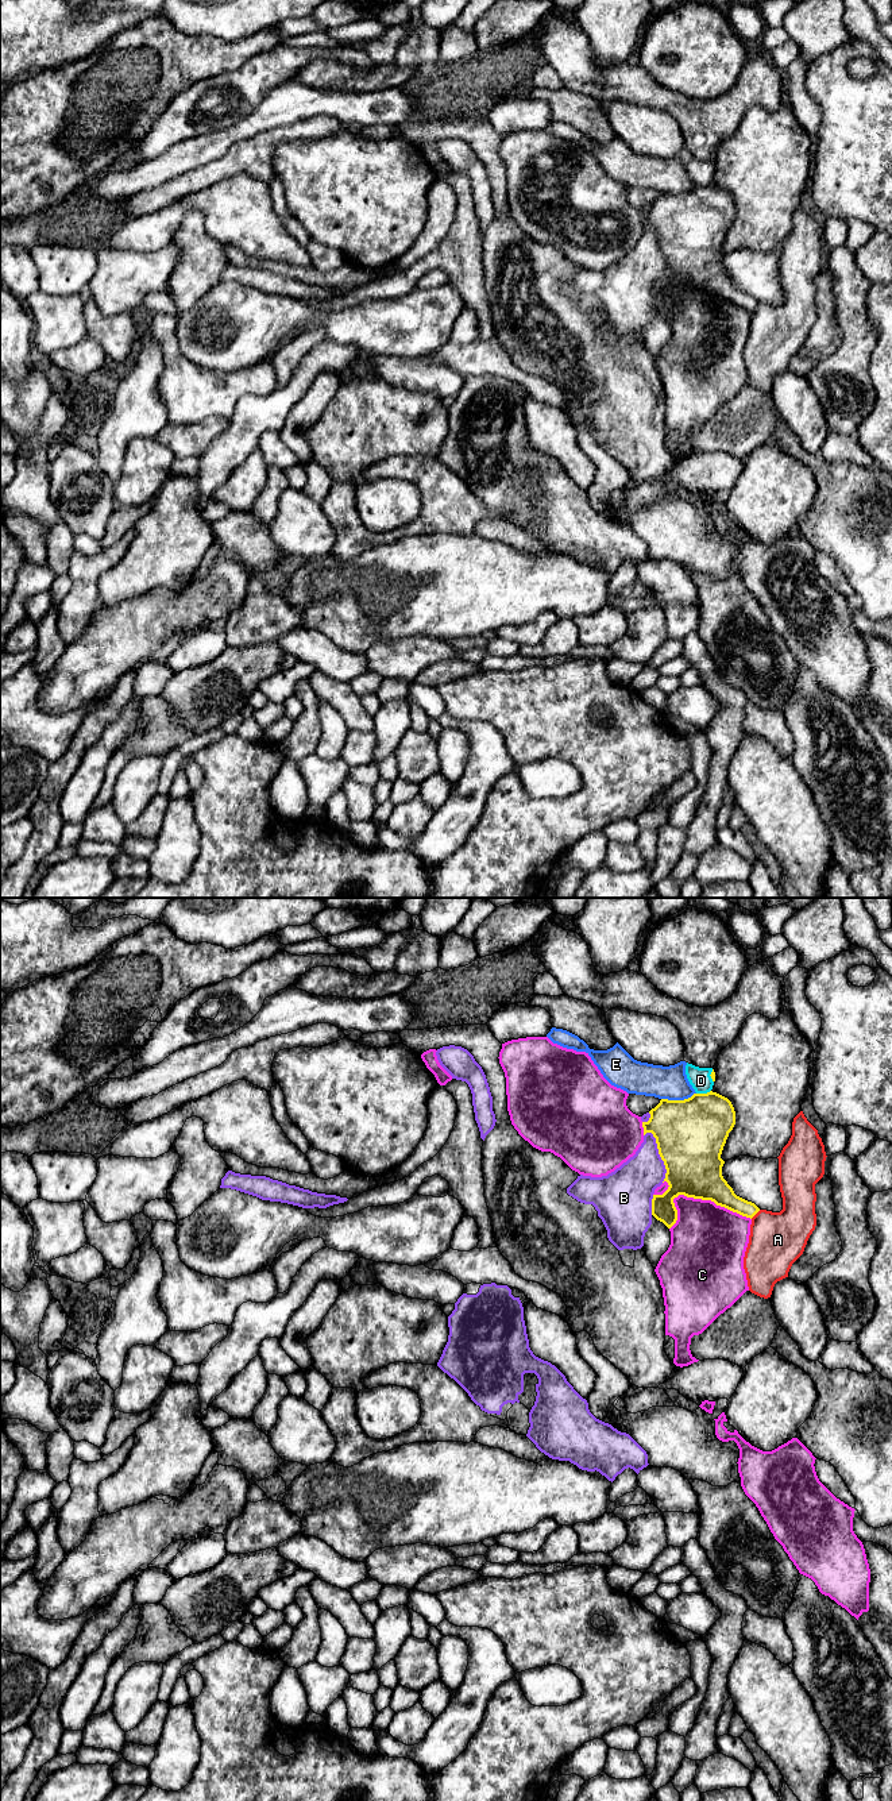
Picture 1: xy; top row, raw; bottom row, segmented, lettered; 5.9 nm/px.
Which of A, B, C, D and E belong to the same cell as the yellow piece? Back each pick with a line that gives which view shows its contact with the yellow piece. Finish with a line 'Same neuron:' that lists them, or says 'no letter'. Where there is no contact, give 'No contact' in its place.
D: Touches yellow in xy
Same neuron: D

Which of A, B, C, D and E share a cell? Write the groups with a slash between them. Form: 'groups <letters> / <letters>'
groups A / B / C / D / E

